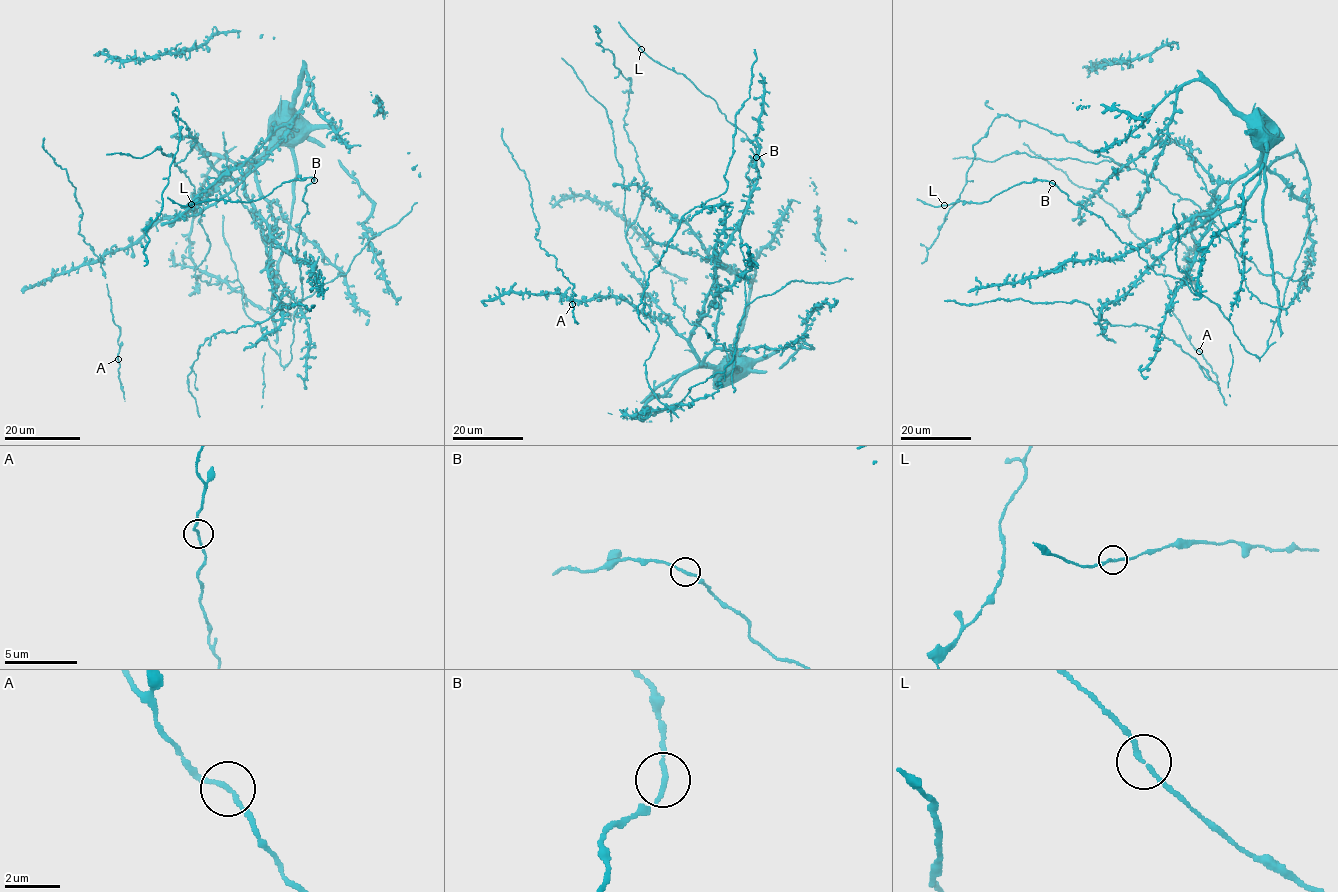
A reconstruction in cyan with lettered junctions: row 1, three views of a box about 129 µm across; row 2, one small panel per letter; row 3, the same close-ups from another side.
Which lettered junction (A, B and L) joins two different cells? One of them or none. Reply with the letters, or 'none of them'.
none of them

